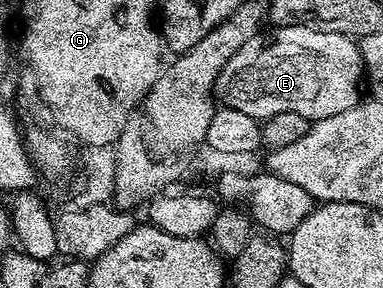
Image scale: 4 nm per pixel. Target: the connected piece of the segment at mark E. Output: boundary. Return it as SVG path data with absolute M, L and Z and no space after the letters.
M279 25L259 31L228 59L228 63L224 63L214 84L214 95L222 105L232 107L232 111L244 111L244 115L259 121L289 111L303 115L313 123L340 115L358 104L358 87L361 88L363 75L362 56L353 38L343 33L324 32L310 25Z

